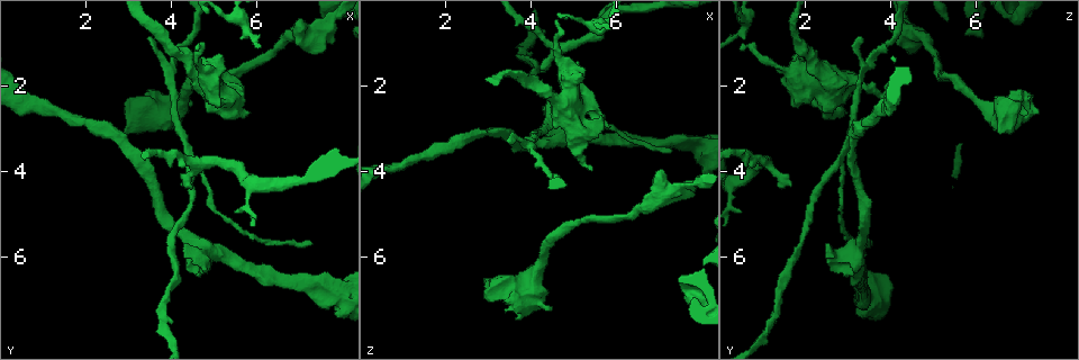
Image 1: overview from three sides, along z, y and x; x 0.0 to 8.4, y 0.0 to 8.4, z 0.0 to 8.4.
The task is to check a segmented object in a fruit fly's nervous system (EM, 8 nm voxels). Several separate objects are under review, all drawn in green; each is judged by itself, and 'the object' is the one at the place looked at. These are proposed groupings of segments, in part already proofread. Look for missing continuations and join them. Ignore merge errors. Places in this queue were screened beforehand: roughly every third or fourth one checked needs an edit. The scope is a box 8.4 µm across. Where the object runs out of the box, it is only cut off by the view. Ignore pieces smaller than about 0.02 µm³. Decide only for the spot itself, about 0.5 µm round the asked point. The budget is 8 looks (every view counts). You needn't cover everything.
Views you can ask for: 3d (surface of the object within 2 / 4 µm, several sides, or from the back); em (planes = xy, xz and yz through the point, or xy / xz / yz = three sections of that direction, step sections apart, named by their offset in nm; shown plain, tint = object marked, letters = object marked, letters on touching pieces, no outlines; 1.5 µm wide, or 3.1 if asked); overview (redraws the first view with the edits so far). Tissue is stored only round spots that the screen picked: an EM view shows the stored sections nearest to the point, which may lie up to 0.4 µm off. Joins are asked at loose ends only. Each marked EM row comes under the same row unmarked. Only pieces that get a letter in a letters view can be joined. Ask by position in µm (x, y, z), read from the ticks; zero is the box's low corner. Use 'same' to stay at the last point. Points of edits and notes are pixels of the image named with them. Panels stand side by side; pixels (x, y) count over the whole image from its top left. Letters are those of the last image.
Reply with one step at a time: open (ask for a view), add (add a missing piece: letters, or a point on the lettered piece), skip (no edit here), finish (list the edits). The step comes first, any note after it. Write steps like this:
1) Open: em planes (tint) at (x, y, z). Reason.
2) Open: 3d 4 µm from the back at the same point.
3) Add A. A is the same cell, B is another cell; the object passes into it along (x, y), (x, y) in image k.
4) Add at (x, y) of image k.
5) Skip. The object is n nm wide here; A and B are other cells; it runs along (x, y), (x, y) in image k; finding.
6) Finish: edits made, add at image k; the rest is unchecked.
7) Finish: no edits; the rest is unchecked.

Open: em planes (letters) at (5.45, 2.00, 4.00). Tapers out.

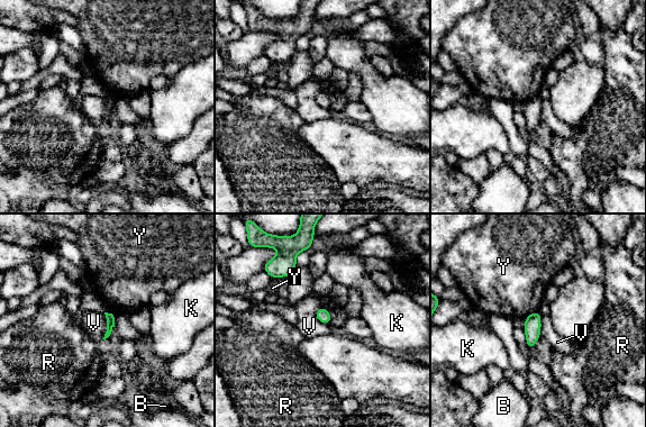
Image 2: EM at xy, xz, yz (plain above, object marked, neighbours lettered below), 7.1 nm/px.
Skip. B, K, R, V and Y are other cells; a border runs along (105, 314), (106, 333), (101, 338) in image 2; none of them fits.

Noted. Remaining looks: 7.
Open: 3d 4 µm at (5.20, 2.40, 1.95). Thick end.

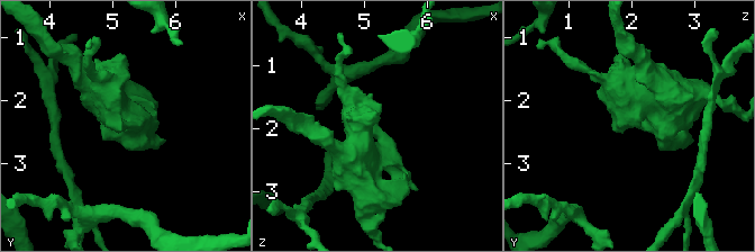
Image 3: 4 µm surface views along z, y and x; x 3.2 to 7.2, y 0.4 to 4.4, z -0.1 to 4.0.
Open: em planes (letters) at (5.20, 2.40, 1.95).

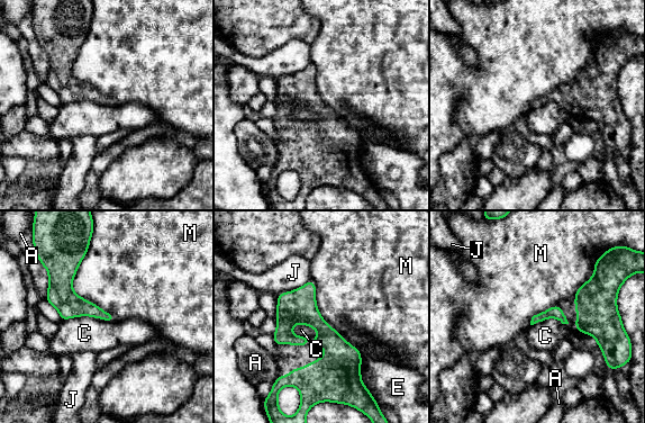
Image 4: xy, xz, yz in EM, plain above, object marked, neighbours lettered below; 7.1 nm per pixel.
Skip. A, C, E, J and M are other cells; a border runs along (89, 242), (72, 289), (116, 318) in image 4; no lettered piece goes on from it.

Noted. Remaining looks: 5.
Open: 3d 4 µm at (4.30, 5.65, 2.50). Stops while still wide.

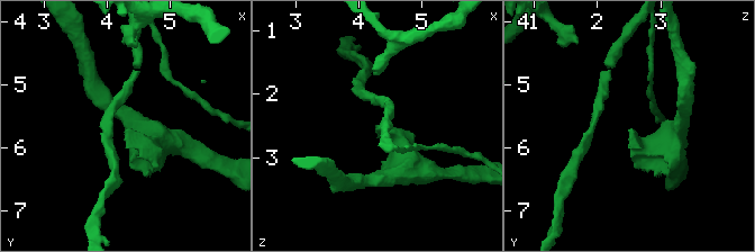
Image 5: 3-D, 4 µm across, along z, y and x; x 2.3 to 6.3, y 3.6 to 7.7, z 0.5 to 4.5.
Open: em yz step 8 (letters) at (4.35, 5.70, 2.50). Shape alone is not enough.

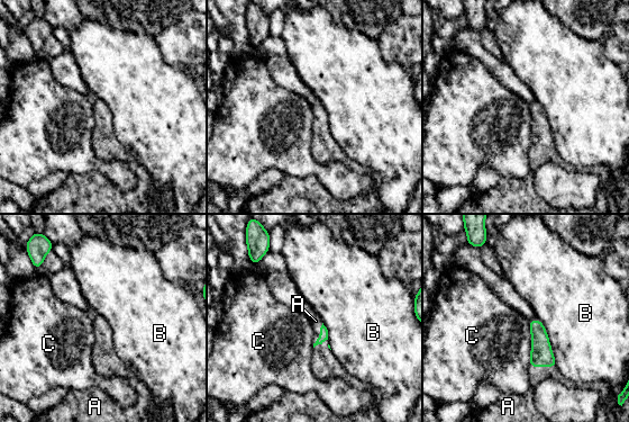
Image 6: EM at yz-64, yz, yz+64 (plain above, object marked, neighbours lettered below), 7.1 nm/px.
Add A. The longest contact is with B, 380 nm; A is the same cell, B and C are other cells; the object passes into it along (324, 332), (320, 335), (316, 321) in image 6; it goes on there.

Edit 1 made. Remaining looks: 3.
Finish: edits made, add at image 6; the rest is unchecked.

